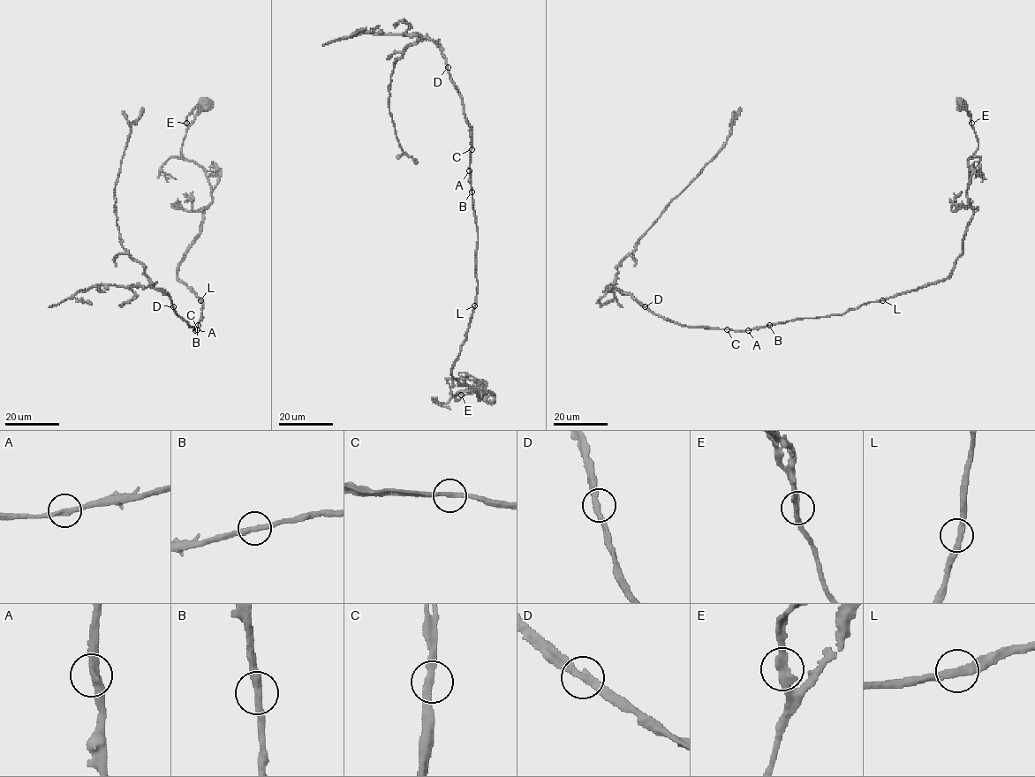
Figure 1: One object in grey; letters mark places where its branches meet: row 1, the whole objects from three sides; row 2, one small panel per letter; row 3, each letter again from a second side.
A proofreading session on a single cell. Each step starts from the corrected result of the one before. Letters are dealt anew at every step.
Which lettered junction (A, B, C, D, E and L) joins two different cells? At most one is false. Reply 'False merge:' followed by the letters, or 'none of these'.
False merge: none of these

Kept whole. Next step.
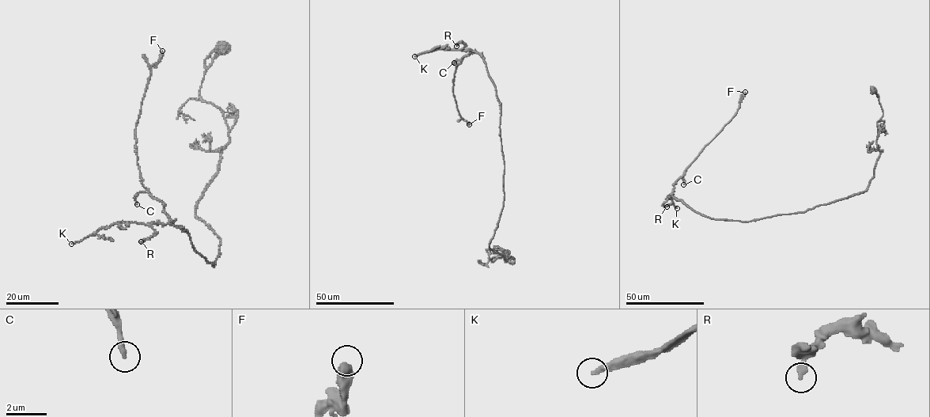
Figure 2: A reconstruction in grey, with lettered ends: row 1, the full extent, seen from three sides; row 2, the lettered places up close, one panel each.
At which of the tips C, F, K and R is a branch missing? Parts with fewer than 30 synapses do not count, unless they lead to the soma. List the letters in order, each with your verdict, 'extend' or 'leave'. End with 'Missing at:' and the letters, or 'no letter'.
C: leave
F: leave
K: extend
R: leave
Missing at: K

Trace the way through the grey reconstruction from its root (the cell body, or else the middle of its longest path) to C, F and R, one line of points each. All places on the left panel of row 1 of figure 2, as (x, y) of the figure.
C: (221, 47), (199, 92), (228, 130), (195, 212), (220, 239), (214, 266), (161, 202), (139, 192), (137, 204)
F: (221, 47), (199, 92), (228, 130), (195, 212), (220, 239), (213, 266), (137, 164), (135, 126), (162, 51)
R: (221, 47), (199, 96), (228, 142), (195, 212), (221, 254), (213, 266), (172, 224), (141, 241)

